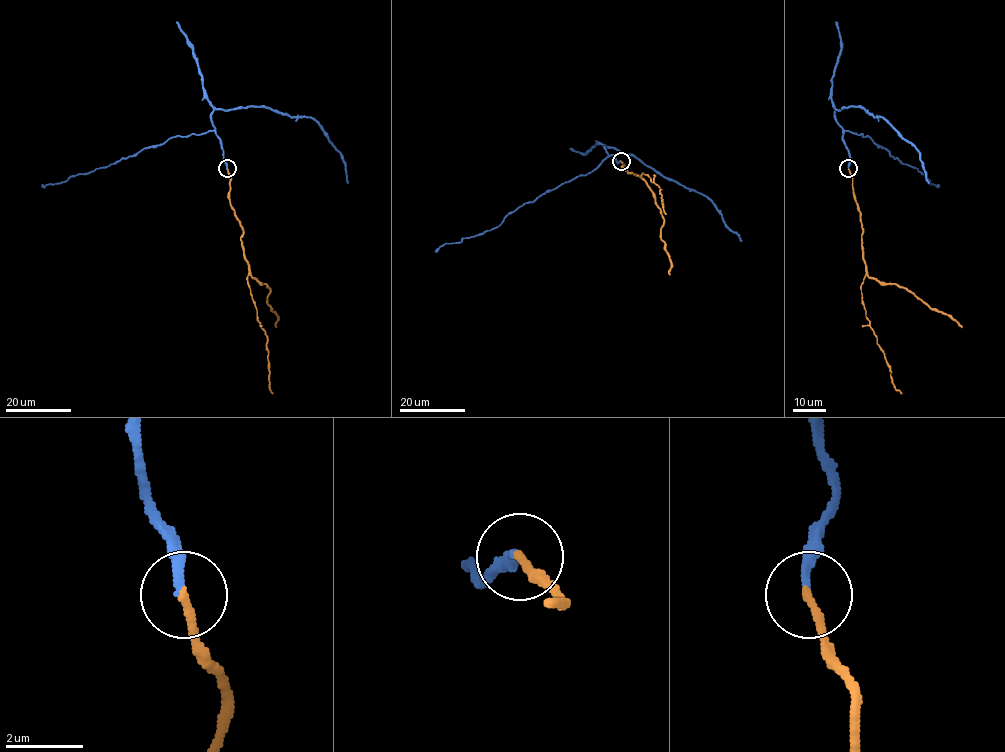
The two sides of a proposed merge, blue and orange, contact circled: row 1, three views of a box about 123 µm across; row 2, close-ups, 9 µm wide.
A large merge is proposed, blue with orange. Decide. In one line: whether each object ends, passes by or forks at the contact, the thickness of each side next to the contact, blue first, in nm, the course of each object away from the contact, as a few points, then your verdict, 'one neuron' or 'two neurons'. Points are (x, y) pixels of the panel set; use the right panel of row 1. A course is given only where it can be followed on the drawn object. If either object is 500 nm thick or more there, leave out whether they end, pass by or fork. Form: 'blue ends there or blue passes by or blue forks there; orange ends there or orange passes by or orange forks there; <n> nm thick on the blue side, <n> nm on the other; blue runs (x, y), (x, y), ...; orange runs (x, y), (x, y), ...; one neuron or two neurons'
blue ends there; orange ends there; 240 nm thick on the blue side, 240 nm on the other; blue runs (848, 168), (849, 150), (834, 113), (835, 109), (859, 106), (874, 117), (883, 117), (919, 153), (928, 183); orange runs (848, 168), (863, 230), (865, 276), (861, 284), (862, 303), (891, 371), (892, 383), (901, 393); one neuron

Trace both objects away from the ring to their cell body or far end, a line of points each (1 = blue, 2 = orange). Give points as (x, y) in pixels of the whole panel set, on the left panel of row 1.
1: (226, 168), (211, 120), (212, 113), (215, 109), (265, 106), (291, 117), (312, 117), (339, 153), (348, 183)
2: (227, 168), (230, 203), (243, 230), (247, 283), (257, 320), (267, 338), (272, 393)

